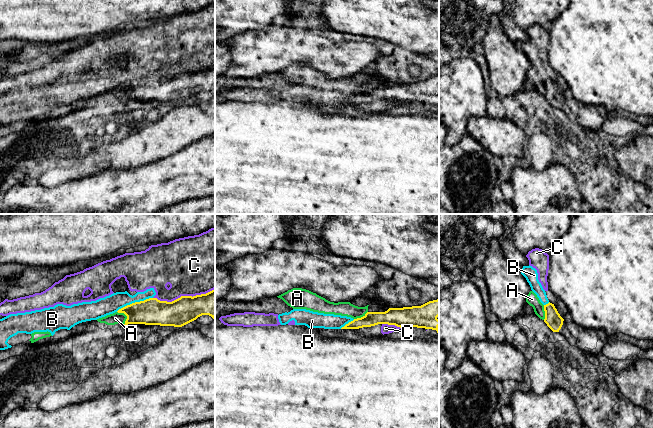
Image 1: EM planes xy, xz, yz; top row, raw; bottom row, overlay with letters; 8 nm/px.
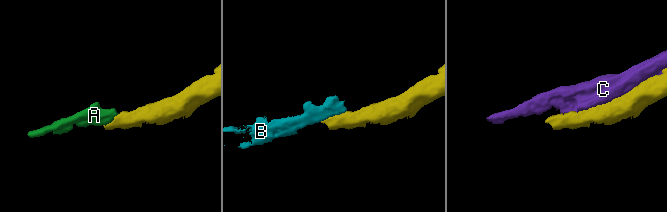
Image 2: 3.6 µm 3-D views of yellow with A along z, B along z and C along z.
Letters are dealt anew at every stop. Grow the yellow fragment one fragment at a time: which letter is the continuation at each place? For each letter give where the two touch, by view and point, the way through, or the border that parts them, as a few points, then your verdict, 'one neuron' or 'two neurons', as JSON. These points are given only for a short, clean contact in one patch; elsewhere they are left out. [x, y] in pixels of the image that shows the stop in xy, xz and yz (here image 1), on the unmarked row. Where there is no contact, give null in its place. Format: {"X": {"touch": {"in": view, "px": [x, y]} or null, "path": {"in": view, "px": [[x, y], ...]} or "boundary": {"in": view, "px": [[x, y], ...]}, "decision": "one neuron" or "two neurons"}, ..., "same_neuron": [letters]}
{"A": {"touch": {"in": "xy", "px": [126, 91]}, "boundary": {"in": "xy", "px": [[117, 87], [122, 88], [126, 92], [124, 100]]}, "decision": "two neurons"}, "B": {"touch": {"in": "xy", "px": [135, 78]}, "boundary": {"in": "xy", "px": [[152, 73], [132, 78], [116, 87]]}, "decision": "two neurons"}, "C": {"touch": {"in": "xy", "px": [183, 72]}, "decision": "two neurons"}, "same_neuron": []}

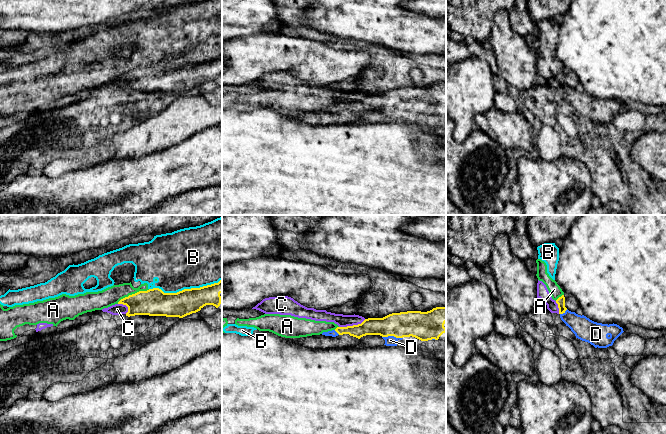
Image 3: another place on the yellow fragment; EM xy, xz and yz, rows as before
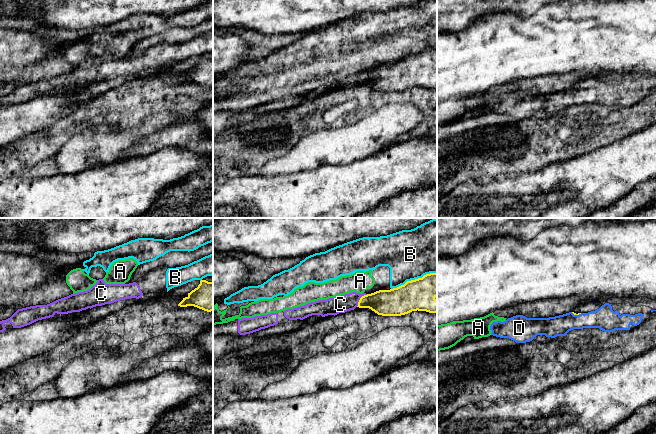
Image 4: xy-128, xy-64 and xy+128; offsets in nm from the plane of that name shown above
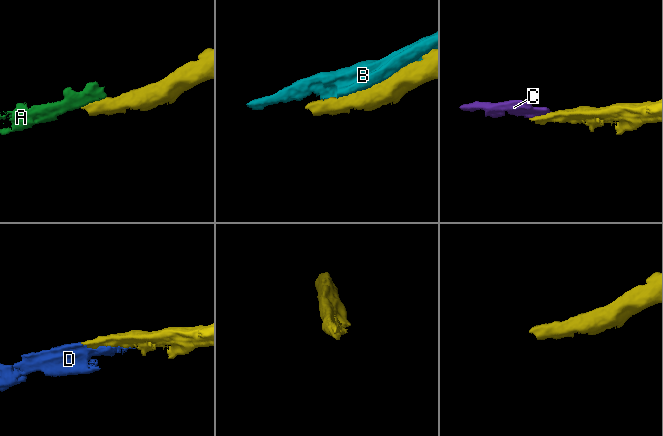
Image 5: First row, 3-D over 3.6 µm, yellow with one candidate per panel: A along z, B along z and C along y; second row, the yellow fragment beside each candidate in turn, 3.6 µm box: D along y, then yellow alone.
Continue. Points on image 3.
{"A": {"touch": {"in": "xy", "px": [133, 70]}, "boundary": {"in": "xy", "px": [[149, 65], [129, 70], [117, 79]]}, "decision": "two neurons"}, "B": {"touch": {"in": "xy", "px": [185, 65]}, "decision": "two neurons"}, "C": {"touch": {"in": "xz", "px": [353, 101]}, "boundary": {"in": "xz", "px": [[365, 95], [357, 100], [339, 103]]}, "decision": "two neurons"}, "D": {"touch": {"in": "xz", "px": [392, 111]}, "decision": "one neuron"}, "same_neuron": ["D"]}

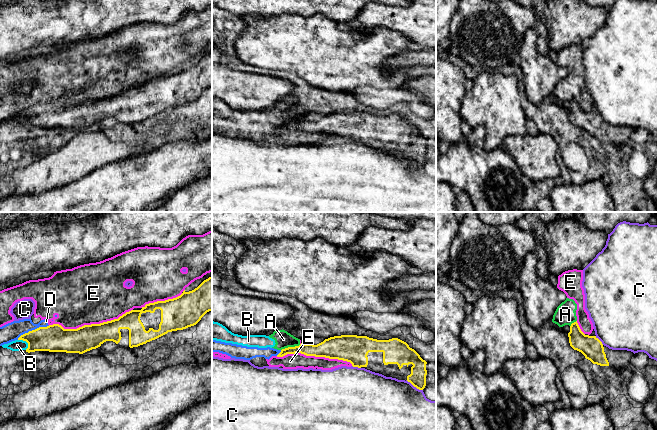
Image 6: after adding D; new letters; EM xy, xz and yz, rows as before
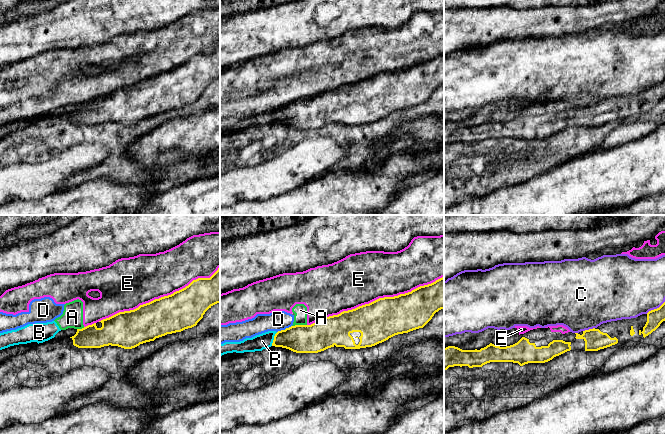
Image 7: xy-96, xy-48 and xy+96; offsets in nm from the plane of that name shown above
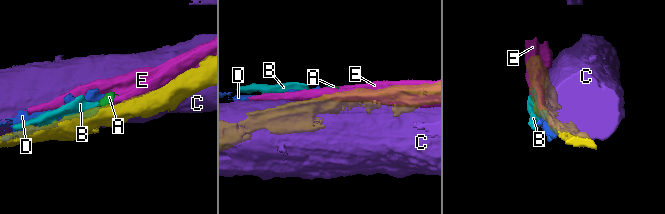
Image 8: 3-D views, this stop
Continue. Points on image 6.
{"A": {"touch": {"in": "xz", "px": [290, 123]}, "boundary": {"in": "xz", "px": [[300, 120], [294, 123], [285, 123], [281, 126]]}, "decision": "two neurons"}, "B": {"touch": {"in": "xy", "px": [25, 116]}, "boundary": {"in": "xy", "px": [[18, 115], [24, 116], [28, 123]]}, "decision": "two neurons"}, "C": {"touch": {"in": "xz", "px": [414, 162]}, "decision": "two neurons"}, "D": {"touch": {"in": "xy", "px": [33, 106]}, "decision": "two neurons"}, "E": {"touch": {"in": "xy", "px": [91, 100]}, "decision": "two neurons"}, "same_neuron": []}

